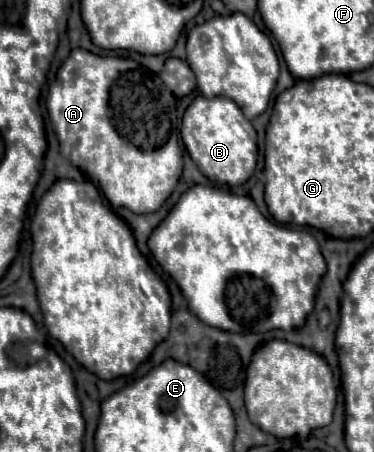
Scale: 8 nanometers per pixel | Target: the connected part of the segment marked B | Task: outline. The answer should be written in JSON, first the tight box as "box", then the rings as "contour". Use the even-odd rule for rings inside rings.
{"box":[181,95,257,185],"contour":[[[197,95],[183,115],[181,139],[199,167],[199,171],[219,185],[243,185],[257,165],[257,143],[251,123],[243,117],[239,105],[227,97],[207,99]]]}

